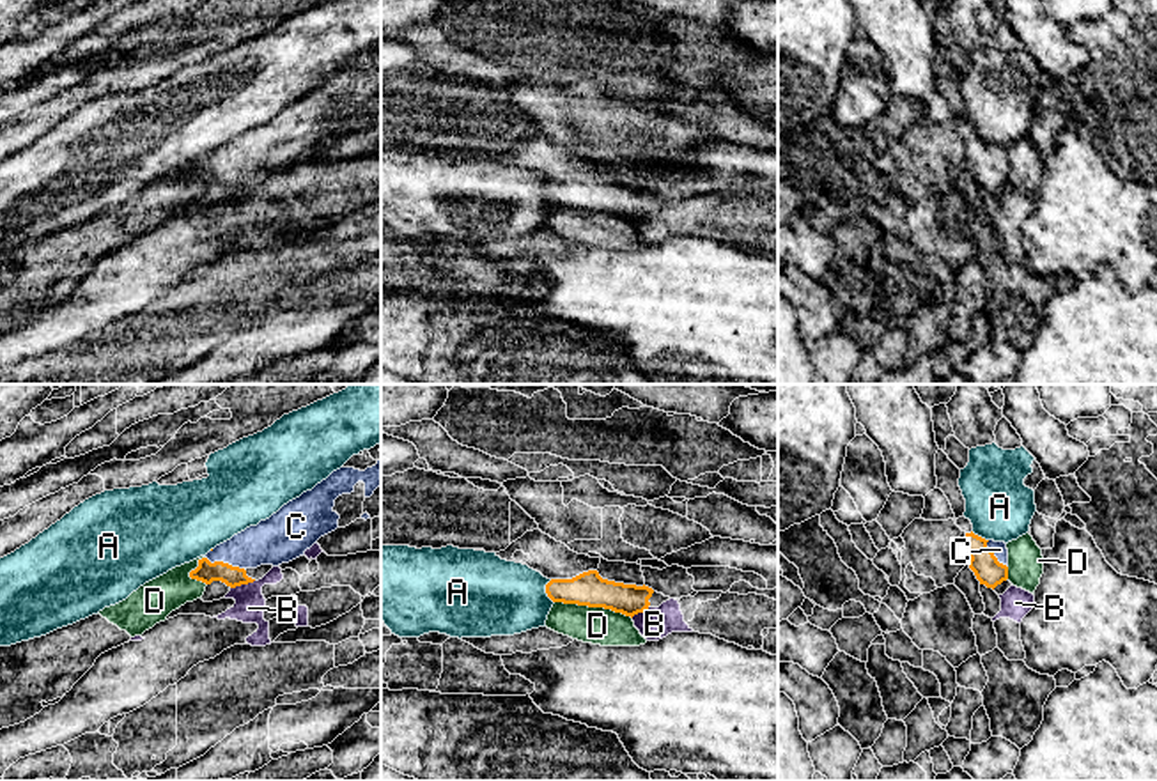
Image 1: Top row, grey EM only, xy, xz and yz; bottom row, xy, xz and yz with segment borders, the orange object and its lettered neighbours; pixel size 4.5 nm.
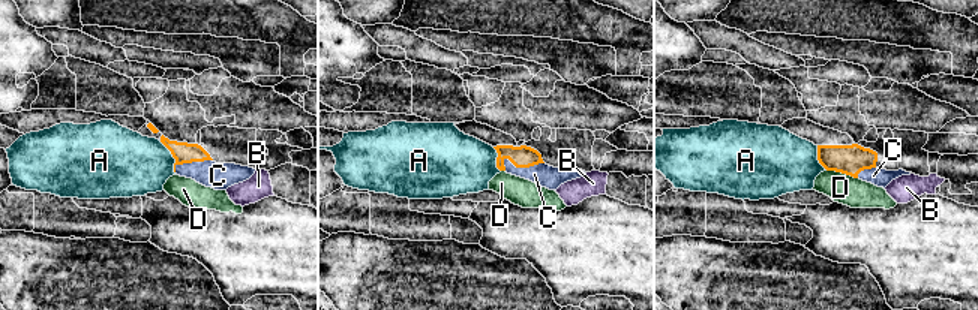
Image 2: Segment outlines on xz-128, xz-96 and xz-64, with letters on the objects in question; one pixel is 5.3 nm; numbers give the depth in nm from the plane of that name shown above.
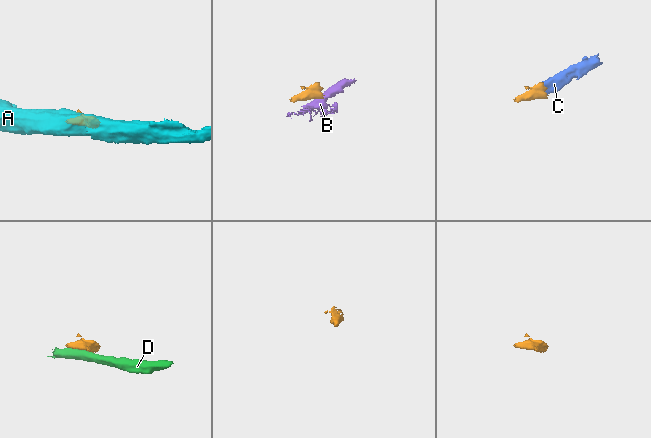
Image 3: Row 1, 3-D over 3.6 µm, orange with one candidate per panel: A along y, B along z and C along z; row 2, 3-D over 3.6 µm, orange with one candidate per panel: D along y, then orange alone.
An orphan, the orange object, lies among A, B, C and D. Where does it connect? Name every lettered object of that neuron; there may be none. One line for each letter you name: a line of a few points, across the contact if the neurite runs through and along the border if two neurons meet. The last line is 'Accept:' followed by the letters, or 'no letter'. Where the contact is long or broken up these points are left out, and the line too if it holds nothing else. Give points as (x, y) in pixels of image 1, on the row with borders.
C: xy (232, 576), (225, 564), (245, 549), (275, 541)
Accept: C

